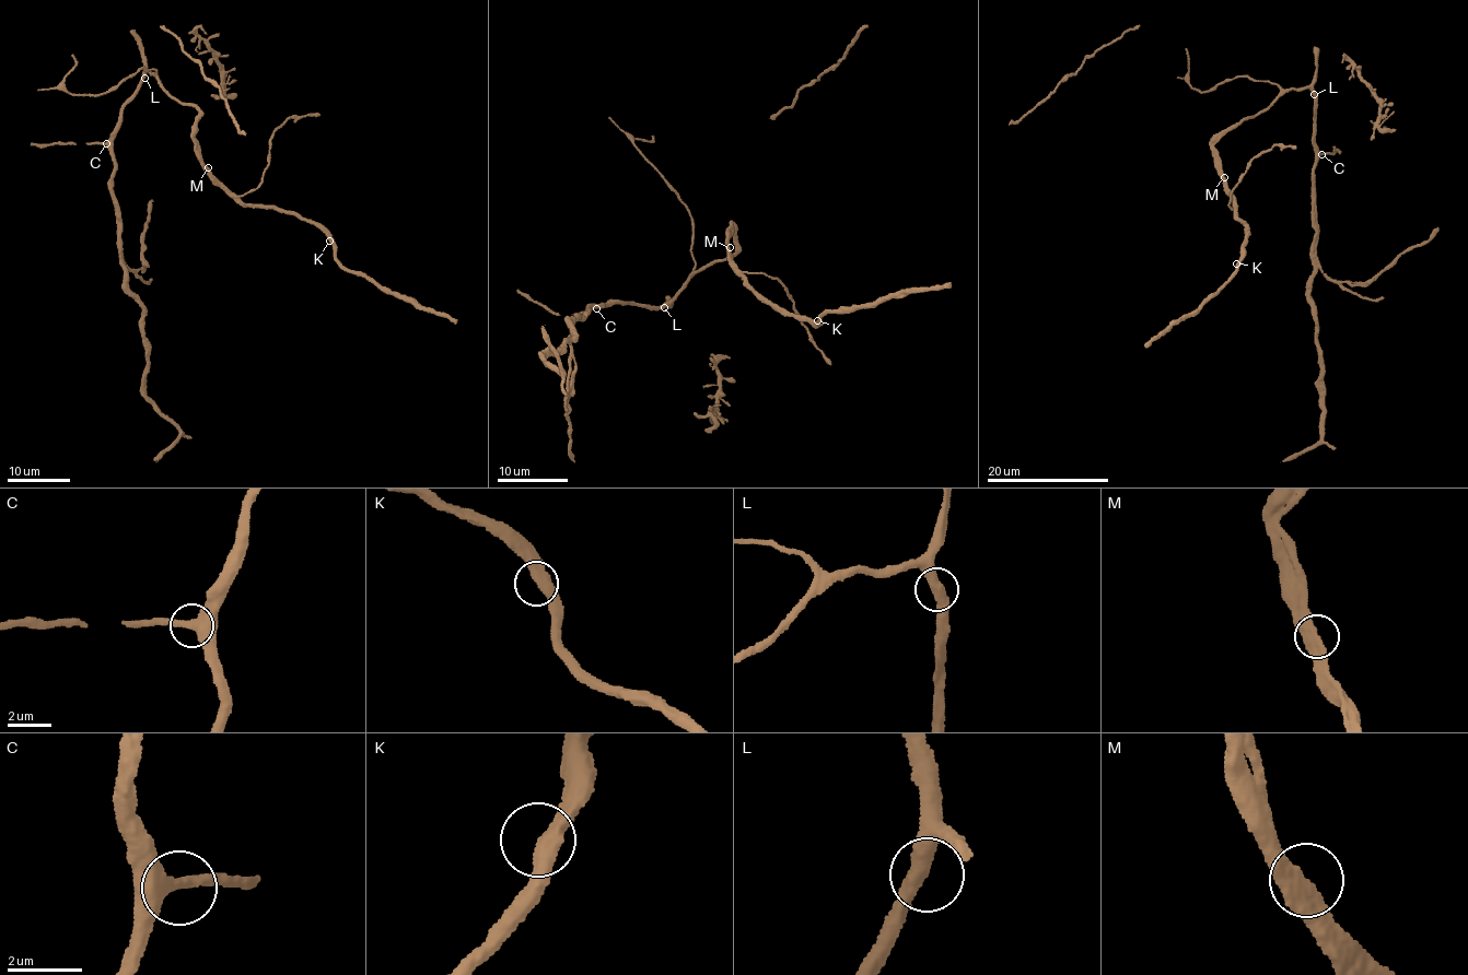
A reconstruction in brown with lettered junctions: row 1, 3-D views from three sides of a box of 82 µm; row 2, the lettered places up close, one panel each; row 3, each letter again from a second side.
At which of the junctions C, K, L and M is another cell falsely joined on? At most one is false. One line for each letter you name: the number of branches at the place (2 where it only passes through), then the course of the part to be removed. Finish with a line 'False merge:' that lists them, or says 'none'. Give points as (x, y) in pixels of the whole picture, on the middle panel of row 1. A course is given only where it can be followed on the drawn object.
False merge: none

